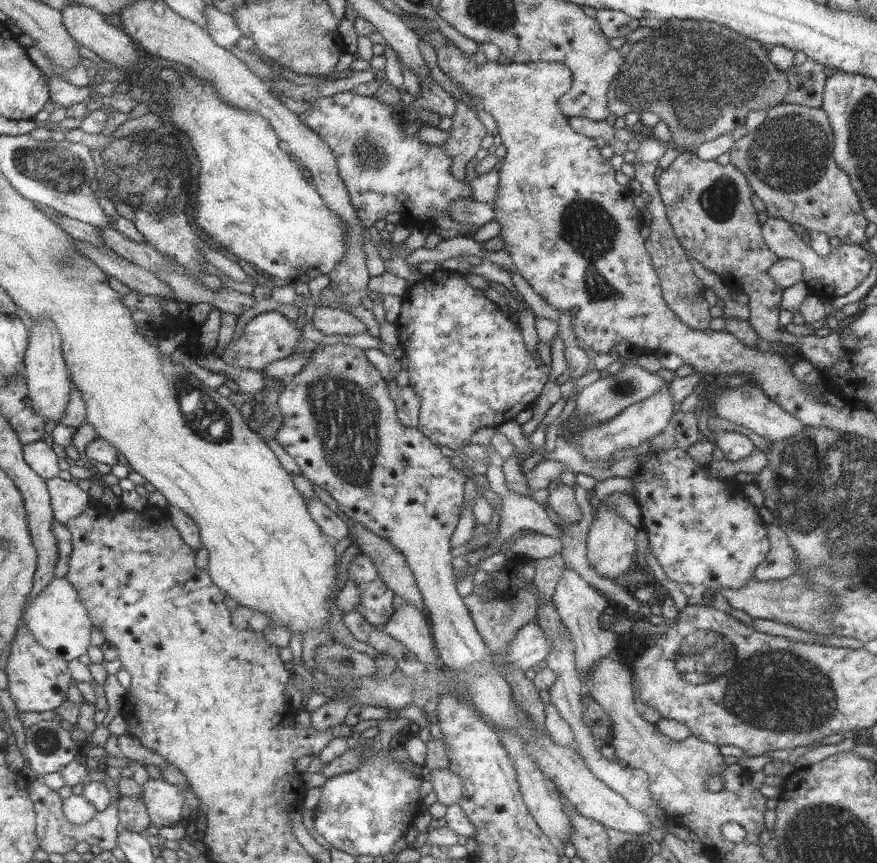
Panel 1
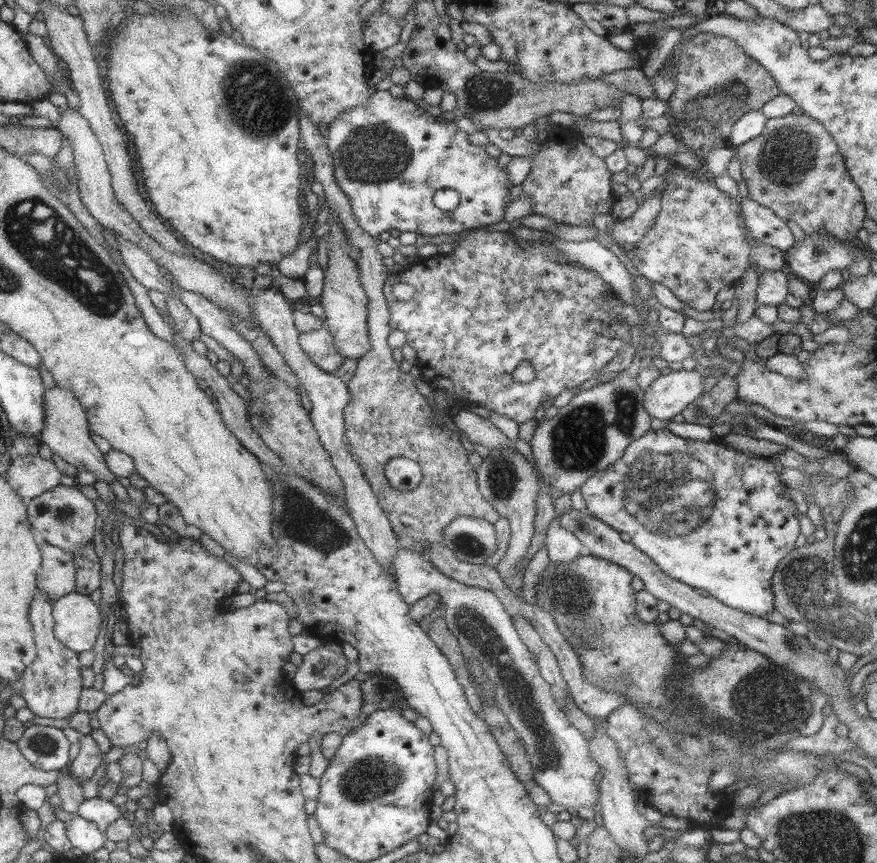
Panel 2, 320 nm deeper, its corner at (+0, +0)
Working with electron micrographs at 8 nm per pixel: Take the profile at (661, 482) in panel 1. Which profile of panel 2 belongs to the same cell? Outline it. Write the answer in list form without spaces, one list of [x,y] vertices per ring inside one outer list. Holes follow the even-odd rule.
[[[665,427],[657,431],[649,430],[641,438],[628,444],[623,454],[599,472],[592,474],[581,486],[580,494],[585,501],[585,511],[595,517],[597,520],[610,526],[613,530],[625,532],[629,535],[629,543],[639,552],[648,556],[667,576],[673,580],[682,582],[692,589],[699,588],[705,590],[708,594],[722,602],[729,608],[734,608],[747,615],[753,614],[755,617],[765,618],[767,613],[774,610],[774,594],[772,591],[771,577],[777,568],[777,564],[782,558],[785,558],[791,550],[793,544],[799,536],[799,522],[797,522],[797,506],[789,498],[789,491],[782,481],[781,474],[784,466],[779,461],[774,461],[769,457],[762,457],[757,454],[735,452],[731,447],[725,445],[722,441],[698,441],[678,437],[667,430]]]

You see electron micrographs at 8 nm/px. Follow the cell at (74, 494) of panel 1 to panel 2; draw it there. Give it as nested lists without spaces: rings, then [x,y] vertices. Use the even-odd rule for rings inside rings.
[[[75,484],[56,486],[53,490],[28,501],[28,515],[32,527],[42,534],[45,541],[57,545],[65,552],[73,553],[74,556],[81,548],[92,544],[93,536],[97,532],[97,520],[99,520],[95,502],[87,498]]]

